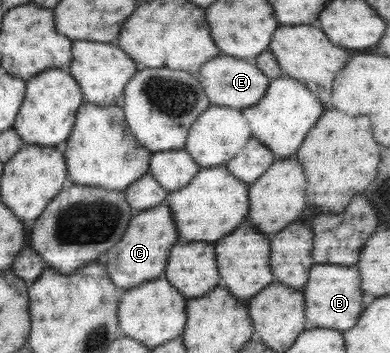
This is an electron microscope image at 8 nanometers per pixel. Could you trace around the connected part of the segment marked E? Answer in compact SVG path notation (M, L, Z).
M220 54L208 60L196 75L211 105L242 110L257 104L268 89L270 78L253 61Z

